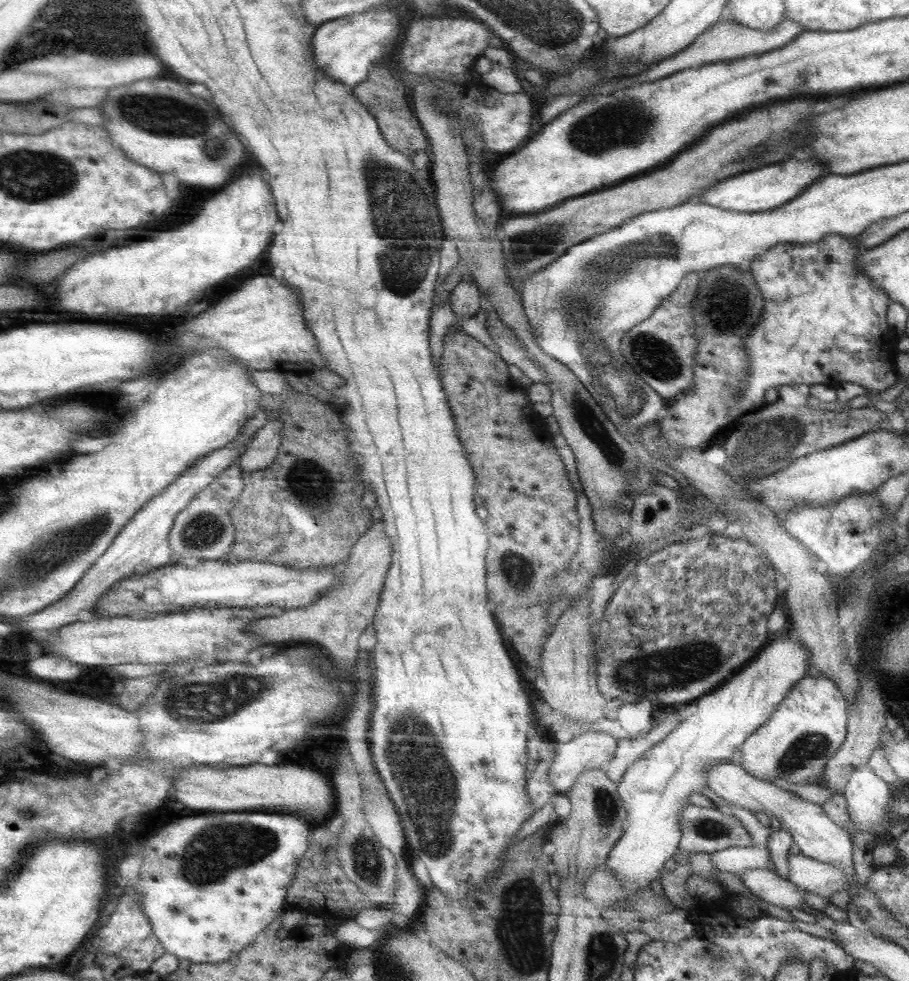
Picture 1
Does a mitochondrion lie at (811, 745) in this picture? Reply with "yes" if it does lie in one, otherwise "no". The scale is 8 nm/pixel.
yes

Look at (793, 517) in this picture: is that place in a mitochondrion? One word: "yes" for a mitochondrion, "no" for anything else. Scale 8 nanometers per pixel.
no

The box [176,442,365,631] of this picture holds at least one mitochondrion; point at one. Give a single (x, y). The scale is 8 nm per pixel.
(203, 530)

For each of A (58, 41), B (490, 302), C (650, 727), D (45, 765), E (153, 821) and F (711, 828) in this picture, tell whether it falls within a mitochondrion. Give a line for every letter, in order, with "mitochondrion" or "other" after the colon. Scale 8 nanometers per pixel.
A: other
B: other
C: other
D: other
E: other
F: mitochondrion

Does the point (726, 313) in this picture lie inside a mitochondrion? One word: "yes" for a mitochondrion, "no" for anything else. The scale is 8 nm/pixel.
yes

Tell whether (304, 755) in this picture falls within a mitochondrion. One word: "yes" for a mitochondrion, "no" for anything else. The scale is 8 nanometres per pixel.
no

